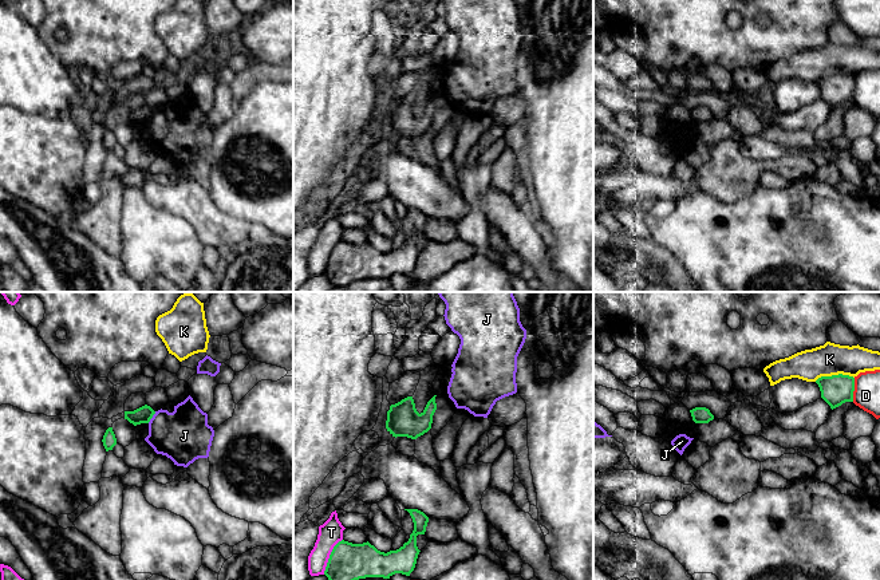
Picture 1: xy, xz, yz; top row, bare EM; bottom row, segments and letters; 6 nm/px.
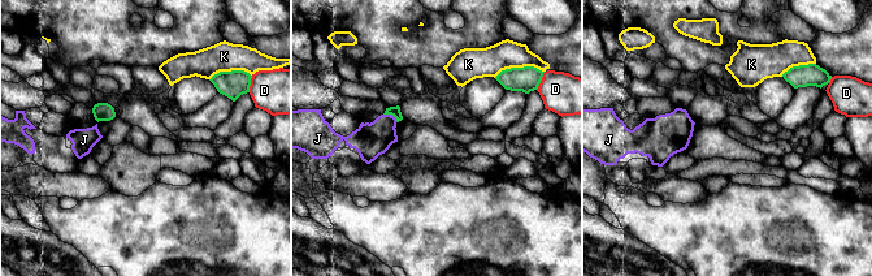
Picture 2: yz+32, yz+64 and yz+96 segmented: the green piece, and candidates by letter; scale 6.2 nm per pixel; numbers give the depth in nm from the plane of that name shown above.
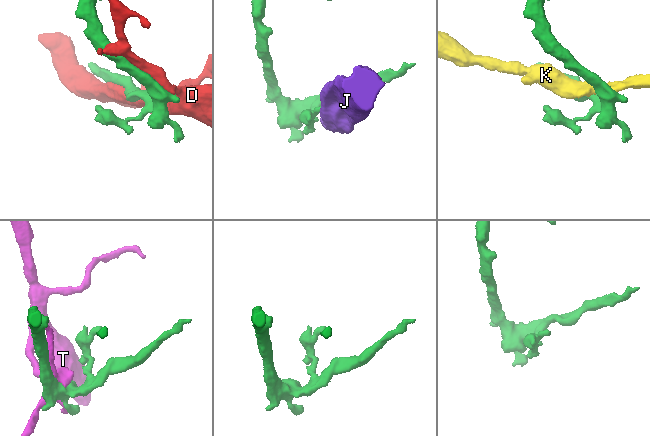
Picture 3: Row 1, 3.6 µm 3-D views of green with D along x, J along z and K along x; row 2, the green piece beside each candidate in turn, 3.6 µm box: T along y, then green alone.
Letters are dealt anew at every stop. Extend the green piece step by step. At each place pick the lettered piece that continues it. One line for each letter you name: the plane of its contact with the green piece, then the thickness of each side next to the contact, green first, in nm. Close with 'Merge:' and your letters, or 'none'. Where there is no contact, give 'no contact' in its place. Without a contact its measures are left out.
Merge: none

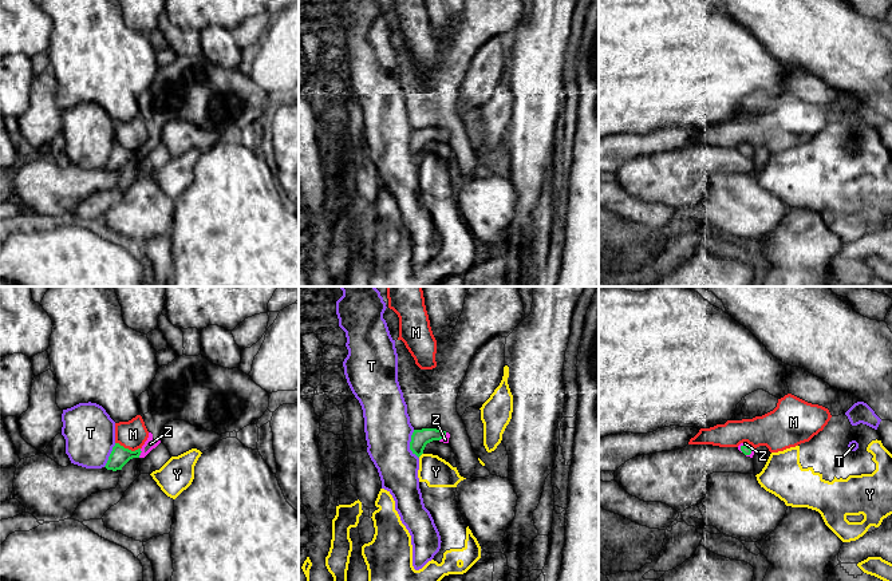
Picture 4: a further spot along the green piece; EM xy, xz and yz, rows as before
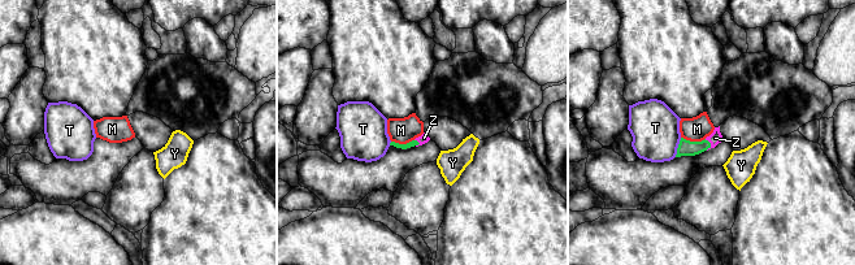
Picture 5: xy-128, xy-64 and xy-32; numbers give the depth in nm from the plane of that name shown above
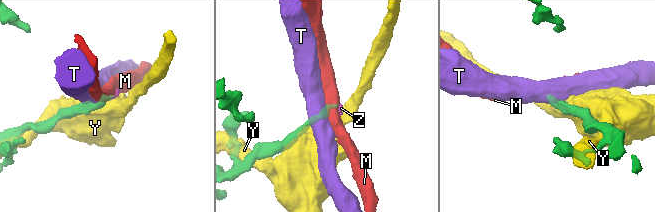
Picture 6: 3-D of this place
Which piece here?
Z: contact in xy; calibres 120 and 70 nm
Merge: Z

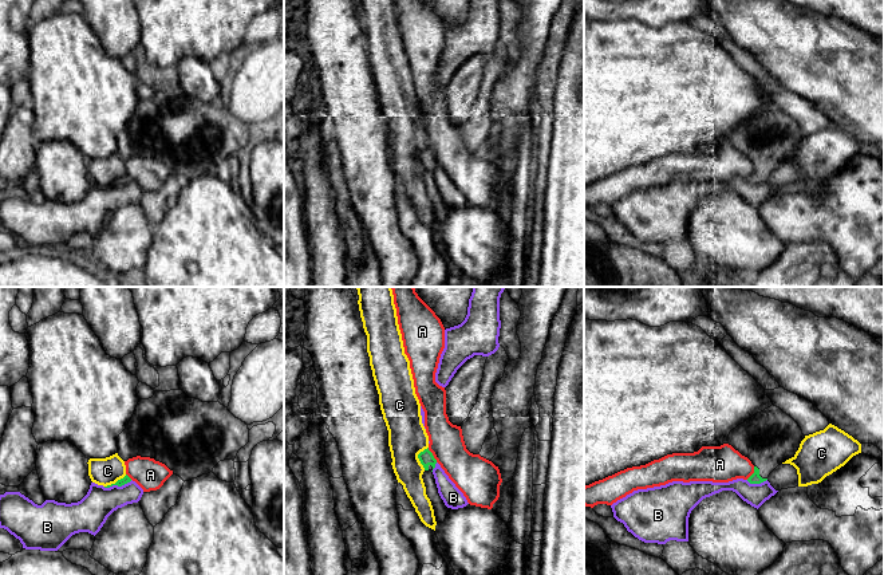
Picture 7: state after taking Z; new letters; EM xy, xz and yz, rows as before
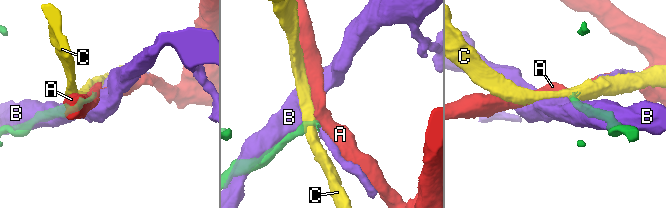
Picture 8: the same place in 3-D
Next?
Merge: none

